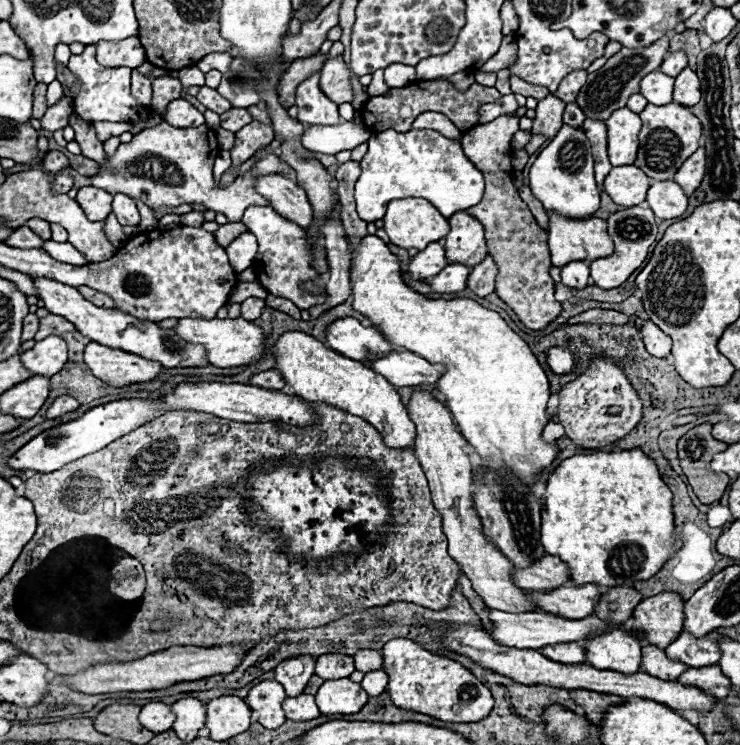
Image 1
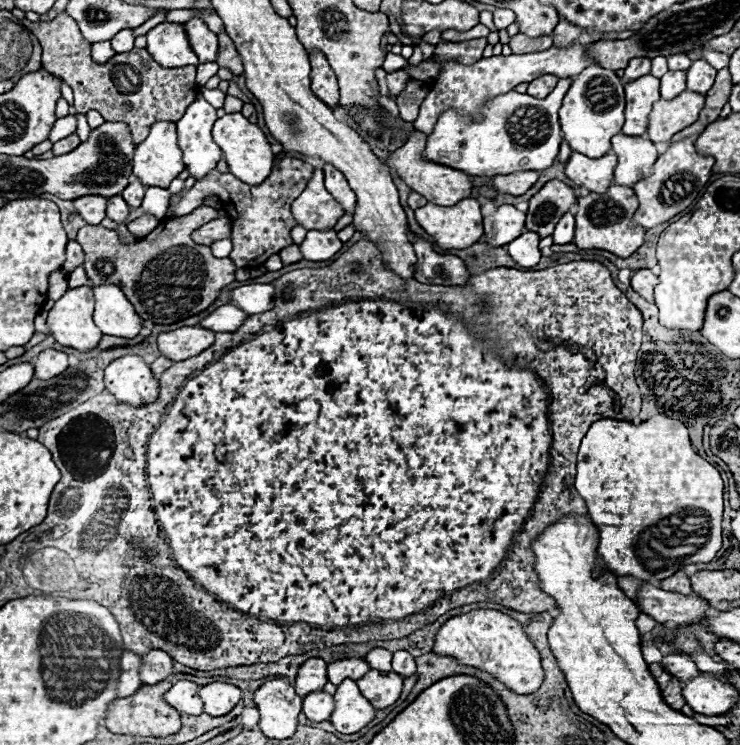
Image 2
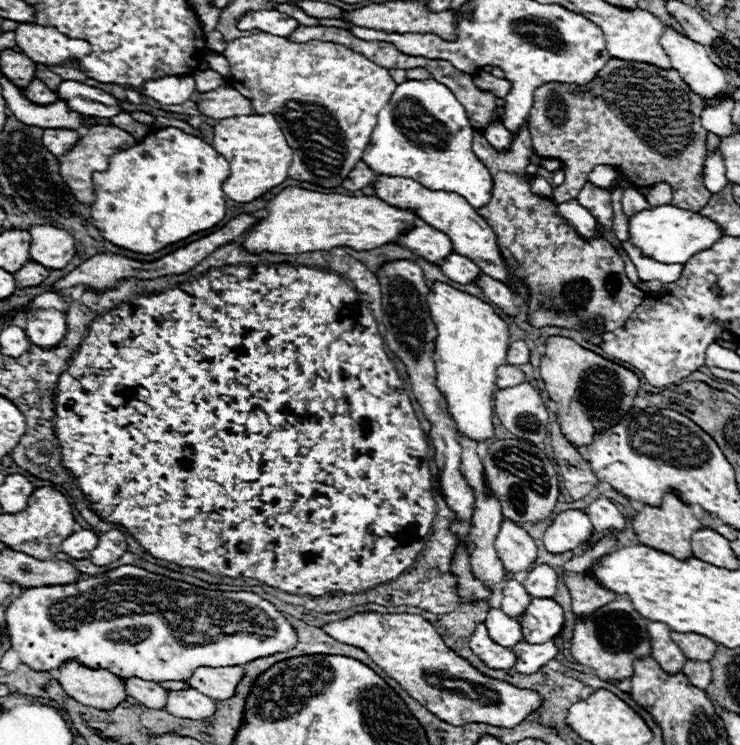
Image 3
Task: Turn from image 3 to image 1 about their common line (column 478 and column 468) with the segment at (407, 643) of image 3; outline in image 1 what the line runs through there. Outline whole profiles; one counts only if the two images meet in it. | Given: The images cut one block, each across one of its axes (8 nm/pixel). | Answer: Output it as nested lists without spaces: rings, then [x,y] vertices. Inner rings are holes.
[[[406,638],[388,640],[380,652],[384,658],[382,670],[390,676],[386,692],[398,708],[428,714],[444,722],[478,722],[490,714],[494,706],[490,690],[458,662],[436,656]]]

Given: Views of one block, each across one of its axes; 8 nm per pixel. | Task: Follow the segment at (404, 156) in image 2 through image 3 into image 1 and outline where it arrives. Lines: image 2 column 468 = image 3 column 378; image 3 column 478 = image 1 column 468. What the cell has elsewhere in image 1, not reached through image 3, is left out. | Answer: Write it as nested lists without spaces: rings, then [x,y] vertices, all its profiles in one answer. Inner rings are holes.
[[[456,212],[448,222],[452,228],[444,244],[448,264],[460,262],[464,266],[474,268],[486,258],[486,240],[482,224],[466,212]]]

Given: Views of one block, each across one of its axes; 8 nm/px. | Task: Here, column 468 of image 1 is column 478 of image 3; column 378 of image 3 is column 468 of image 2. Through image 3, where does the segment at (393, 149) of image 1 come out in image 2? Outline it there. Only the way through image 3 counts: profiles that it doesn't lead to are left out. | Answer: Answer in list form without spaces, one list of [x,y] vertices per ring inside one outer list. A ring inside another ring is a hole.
[[[560,78],[556,88],[544,100],[516,90],[490,98],[484,104],[480,122],[462,110],[444,110],[434,126],[434,132],[426,136],[424,158],[432,158],[432,162],[440,162],[444,166],[456,166],[456,170],[464,170],[470,176],[486,178],[518,170],[540,172],[550,168],[562,142],[558,110],[570,84],[572,78]]]

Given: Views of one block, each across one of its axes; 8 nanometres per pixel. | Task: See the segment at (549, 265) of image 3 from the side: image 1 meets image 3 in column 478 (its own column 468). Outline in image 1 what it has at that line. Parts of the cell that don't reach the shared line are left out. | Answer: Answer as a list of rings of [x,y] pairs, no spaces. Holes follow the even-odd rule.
[[[500,116],[488,124],[480,124],[464,132],[462,138],[464,154],[472,160],[472,164],[476,164],[476,168],[484,174],[486,180],[484,198],[480,200],[480,204],[468,208],[466,214],[472,214],[486,230],[488,254],[492,254],[498,268],[496,276],[498,298],[516,312],[516,316],[526,328],[544,330],[562,312],[562,304],[554,300],[554,282],[550,278],[552,262],[546,244],[548,236],[536,224],[526,202],[520,200],[518,190],[514,190],[510,178],[512,172],[510,140],[514,132],[518,132],[518,118],[512,116]]]

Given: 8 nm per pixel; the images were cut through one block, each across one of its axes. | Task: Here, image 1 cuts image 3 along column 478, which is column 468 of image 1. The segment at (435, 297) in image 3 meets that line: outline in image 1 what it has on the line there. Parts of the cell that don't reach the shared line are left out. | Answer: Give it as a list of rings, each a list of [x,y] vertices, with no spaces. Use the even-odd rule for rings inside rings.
[[[366,236],[362,238],[358,250],[352,248],[352,284],[352,308],[376,322],[382,334],[396,348],[408,348],[410,352],[422,356],[432,364],[446,366],[446,374],[438,380],[436,386],[446,396],[448,408],[456,424],[460,426],[462,436],[476,448],[492,474],[504,474],[504,468],[508,468],[528,486],[532,486],[532,478],[538,476],[542,468],[552,464],[558,448],[556,444],[548,444],[540,438],[542,428],[550,422],[546,418],[550,388],[542,366],[538,364],[526,342],[518,334],[514,334],[494,310],[486,310],[470,298],[428,300],[408,288],[402,282],[398,258],[390,254],[388,246],[378,236]]]

